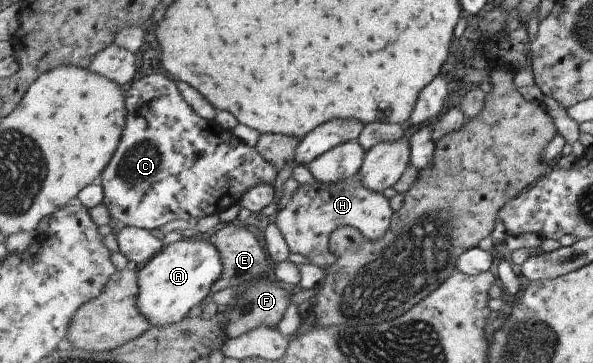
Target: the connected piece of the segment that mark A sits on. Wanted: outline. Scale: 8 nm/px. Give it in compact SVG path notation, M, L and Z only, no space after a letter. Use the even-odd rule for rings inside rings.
M194 235L165 246L139 273L139 308L152 320L152 327L161 328L176 325L193 307L204 305L210 299L212 288L224 274L224 260L209 237Z

